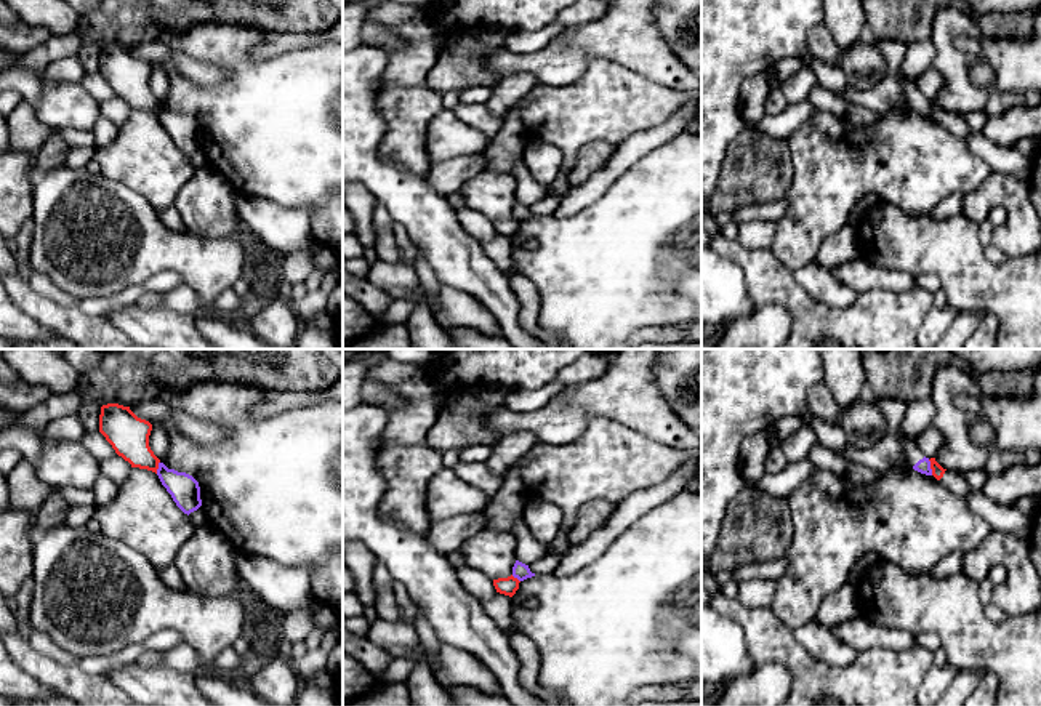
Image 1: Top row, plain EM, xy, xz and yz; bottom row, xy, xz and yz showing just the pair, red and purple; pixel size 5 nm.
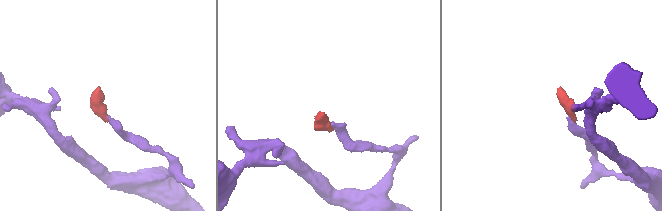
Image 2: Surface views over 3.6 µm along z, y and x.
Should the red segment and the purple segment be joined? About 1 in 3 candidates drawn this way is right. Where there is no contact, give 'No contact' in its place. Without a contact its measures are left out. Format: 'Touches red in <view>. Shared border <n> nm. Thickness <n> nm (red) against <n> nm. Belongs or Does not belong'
Touches red in yz. Shared border 80 nm. Thickness 60 nm (red) against 70 nm. Does not belong

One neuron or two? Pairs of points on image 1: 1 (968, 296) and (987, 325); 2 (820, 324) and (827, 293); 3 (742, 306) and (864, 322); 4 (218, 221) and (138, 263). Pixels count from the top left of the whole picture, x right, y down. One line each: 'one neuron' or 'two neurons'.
1: two neurons
2: two neurons
3: two neurons
4: two neurons

